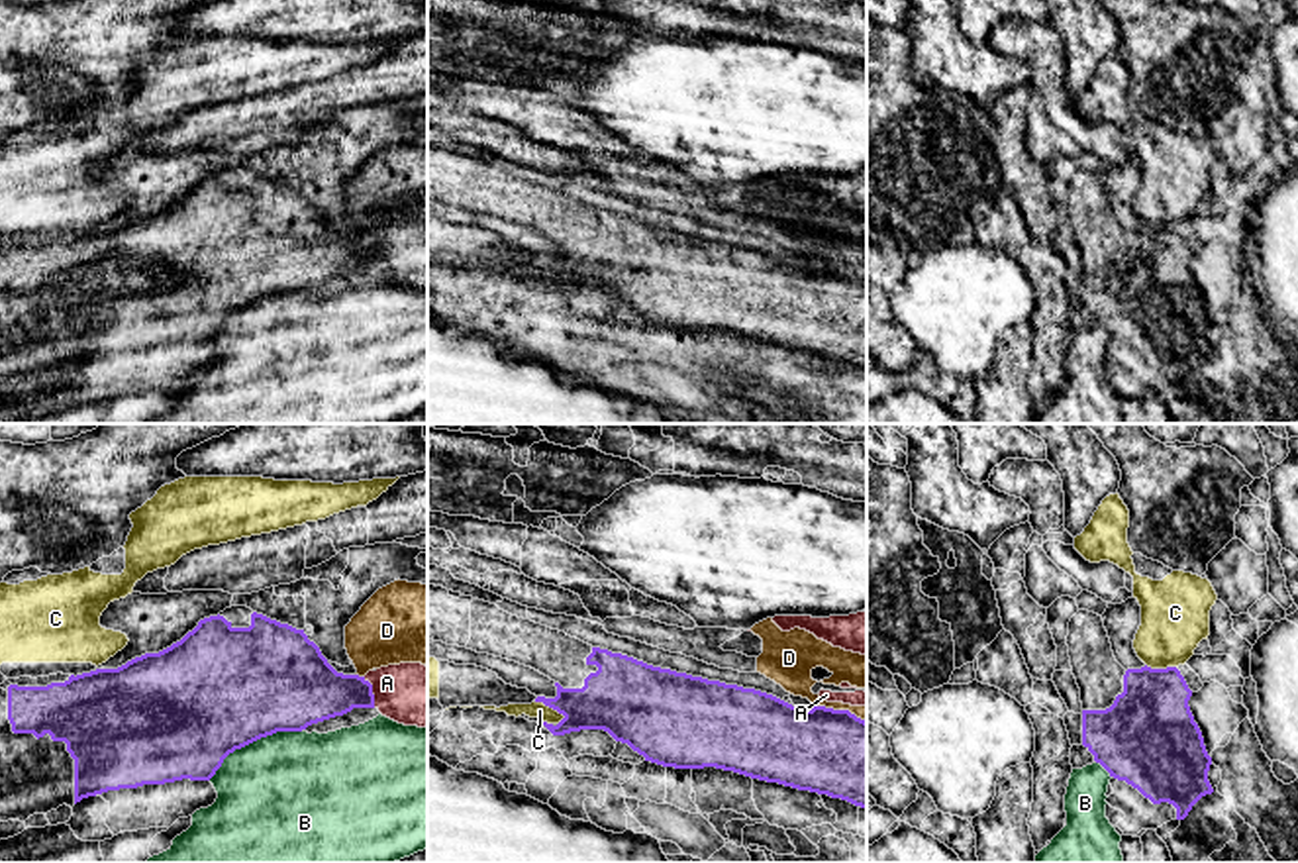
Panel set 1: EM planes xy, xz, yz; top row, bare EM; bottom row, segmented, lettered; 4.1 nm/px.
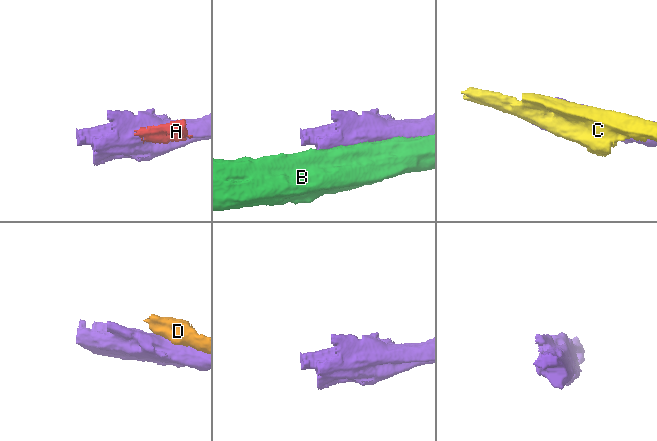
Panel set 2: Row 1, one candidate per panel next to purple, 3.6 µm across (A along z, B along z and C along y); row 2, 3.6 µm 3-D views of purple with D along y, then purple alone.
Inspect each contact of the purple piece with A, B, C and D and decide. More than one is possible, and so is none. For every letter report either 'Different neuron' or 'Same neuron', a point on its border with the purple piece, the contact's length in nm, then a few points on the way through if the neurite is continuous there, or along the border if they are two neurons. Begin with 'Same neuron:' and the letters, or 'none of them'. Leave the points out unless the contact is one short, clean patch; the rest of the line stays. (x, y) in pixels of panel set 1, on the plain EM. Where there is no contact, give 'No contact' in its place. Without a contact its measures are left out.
Same neuron: none of them
A: Different neuron. Touches purple at xy (371, 253). Shared border 140 nm. Boundary: xy (363, 238), (371, 246), (375, 267)
B: Different neuron. Touches purple at xy (251, 303). Shared border 440 nm
C: Different neuron. Touches purple at xz (551, 267). Shared border 140 nm. Boundary: xz (536, 261), (565, 277)
D: Different neuron. Touches purple at xz (840, 271). Shared border 240 nm

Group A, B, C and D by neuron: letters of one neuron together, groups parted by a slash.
A D / B / C

